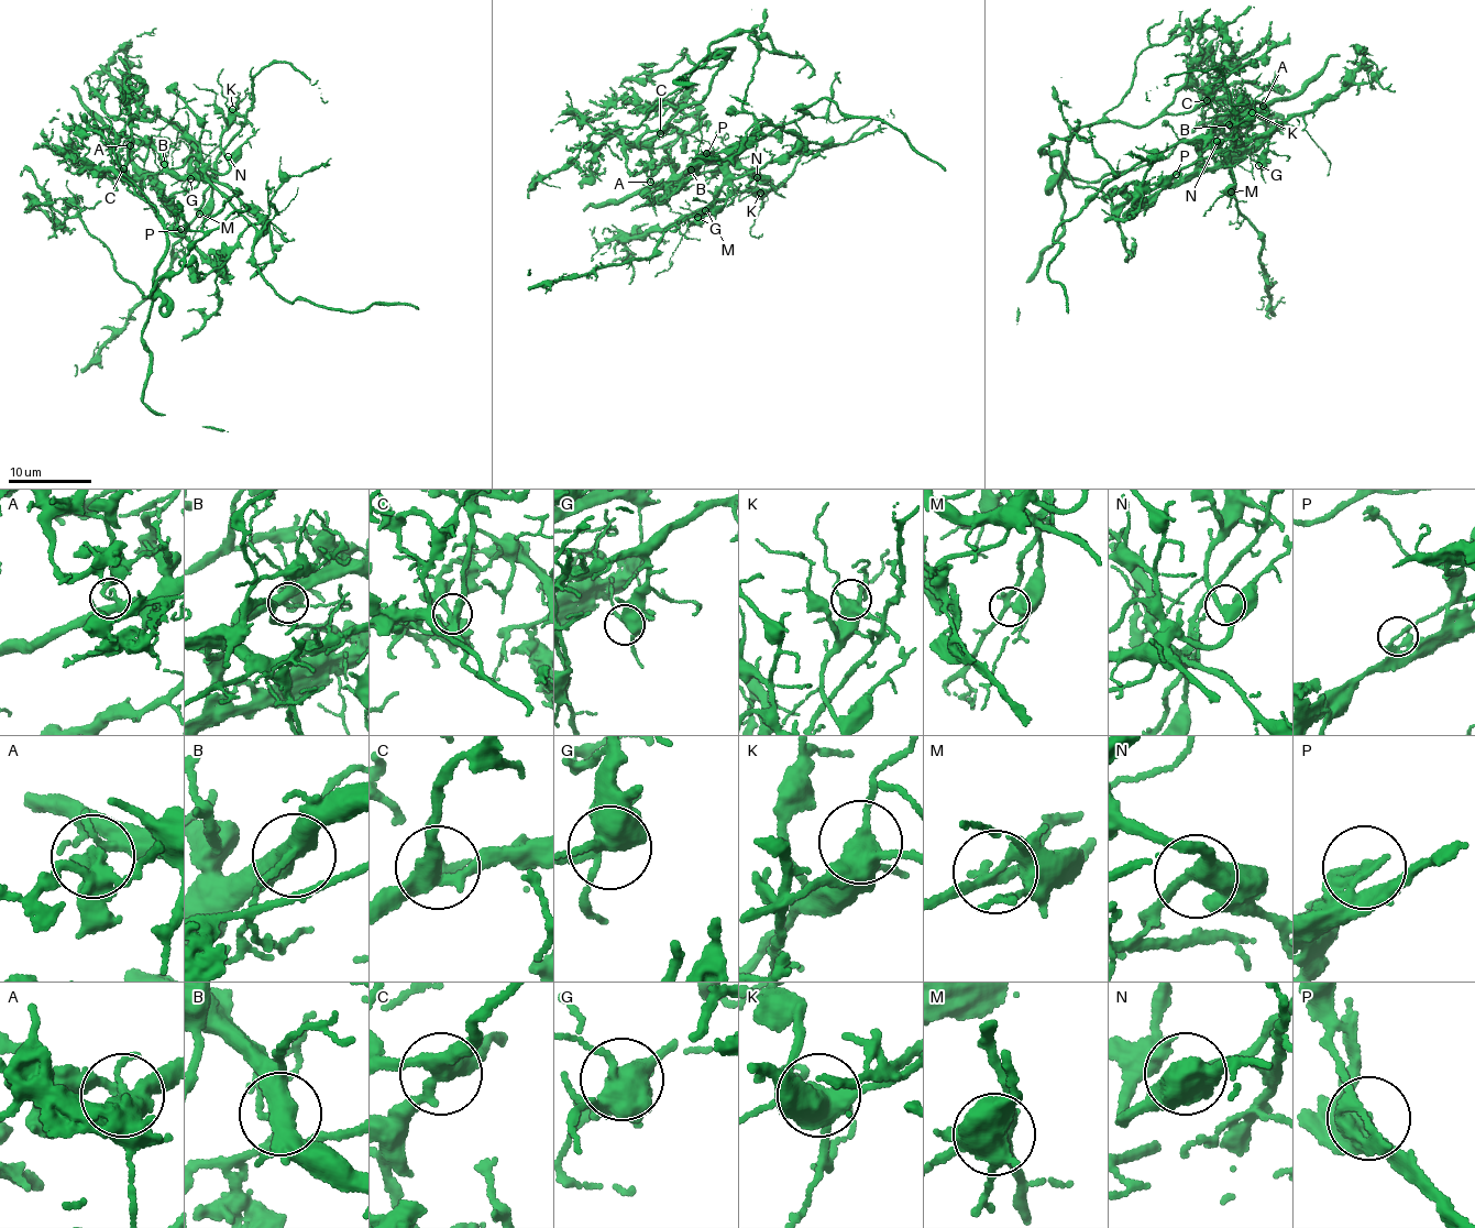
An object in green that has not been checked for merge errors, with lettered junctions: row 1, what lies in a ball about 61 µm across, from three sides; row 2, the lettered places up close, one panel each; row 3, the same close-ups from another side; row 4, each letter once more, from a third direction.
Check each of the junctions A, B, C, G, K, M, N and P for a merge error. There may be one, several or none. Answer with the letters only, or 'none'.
A, M, P

